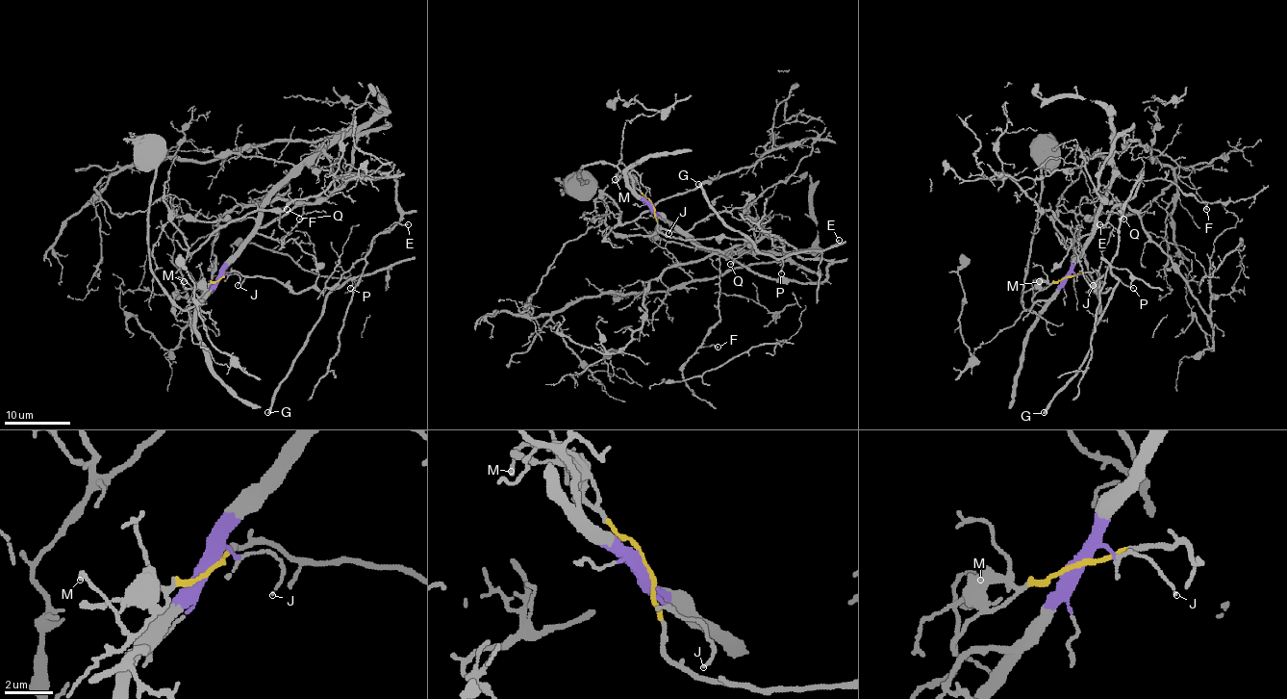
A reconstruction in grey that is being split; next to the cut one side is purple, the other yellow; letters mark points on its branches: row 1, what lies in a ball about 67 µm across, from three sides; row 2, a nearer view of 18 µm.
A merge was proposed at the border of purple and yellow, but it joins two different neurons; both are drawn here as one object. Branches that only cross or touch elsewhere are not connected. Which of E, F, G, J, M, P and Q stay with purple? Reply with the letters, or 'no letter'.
E, F, J, Q

